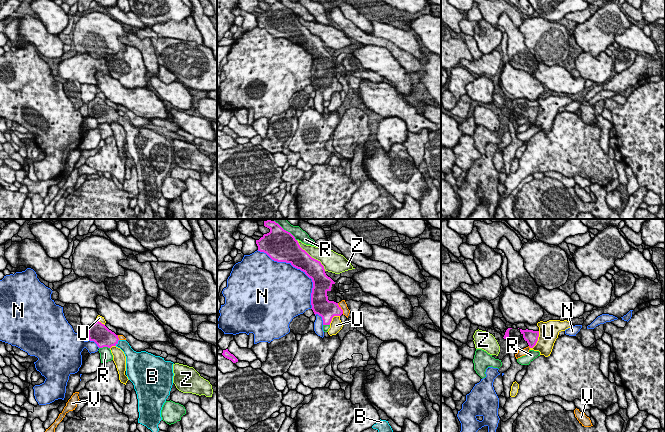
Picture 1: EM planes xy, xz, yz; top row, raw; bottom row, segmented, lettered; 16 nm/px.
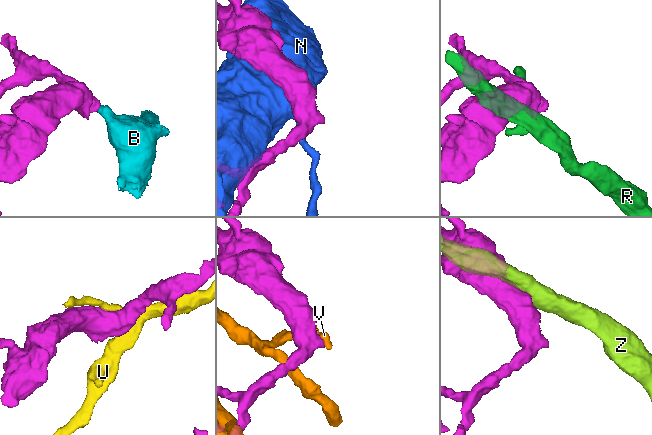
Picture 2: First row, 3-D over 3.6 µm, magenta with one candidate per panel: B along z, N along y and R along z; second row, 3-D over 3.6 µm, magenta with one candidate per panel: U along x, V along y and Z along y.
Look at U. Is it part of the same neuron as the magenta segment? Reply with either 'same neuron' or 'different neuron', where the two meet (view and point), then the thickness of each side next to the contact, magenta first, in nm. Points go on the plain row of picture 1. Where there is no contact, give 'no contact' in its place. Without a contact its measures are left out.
different neuron | yz (537, 116) | 200/320 nm

